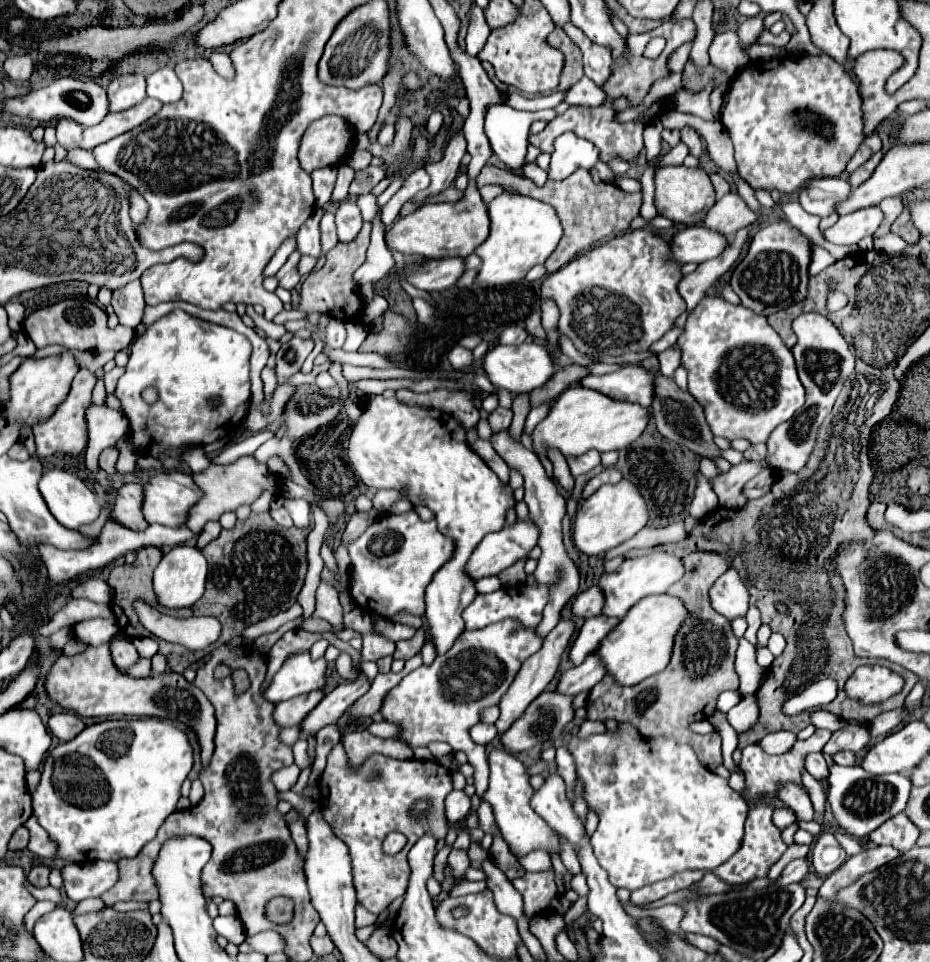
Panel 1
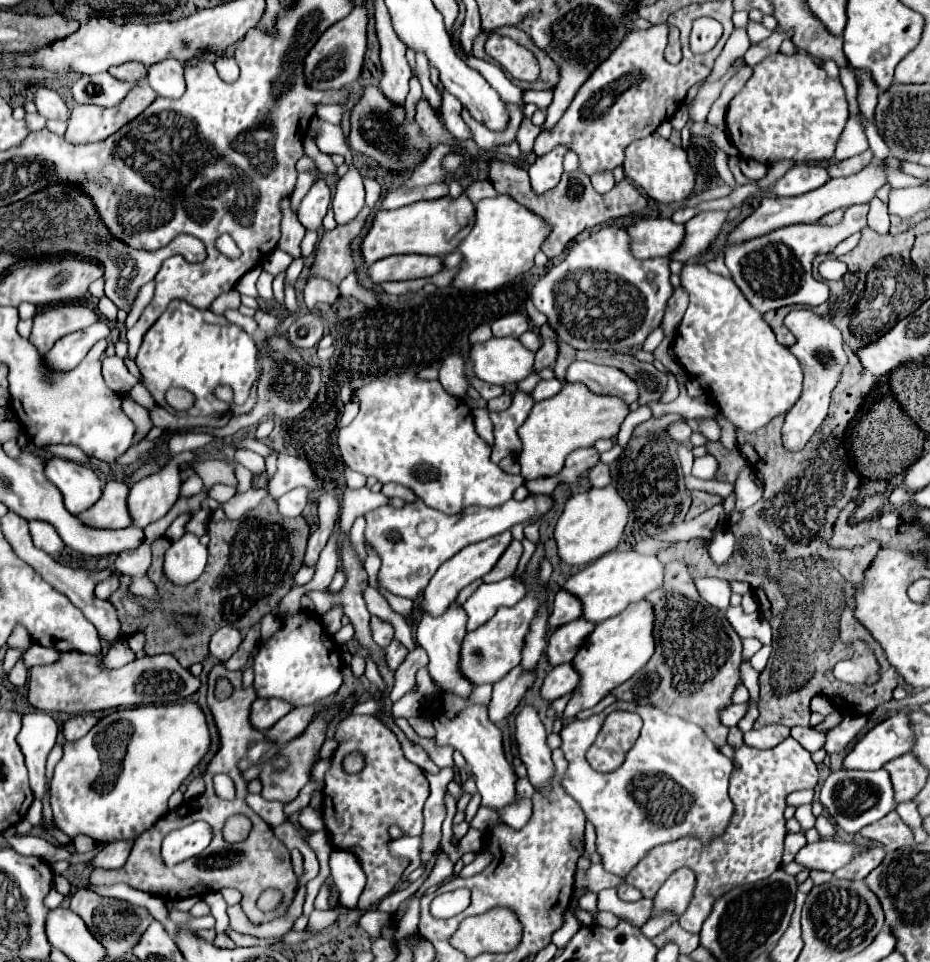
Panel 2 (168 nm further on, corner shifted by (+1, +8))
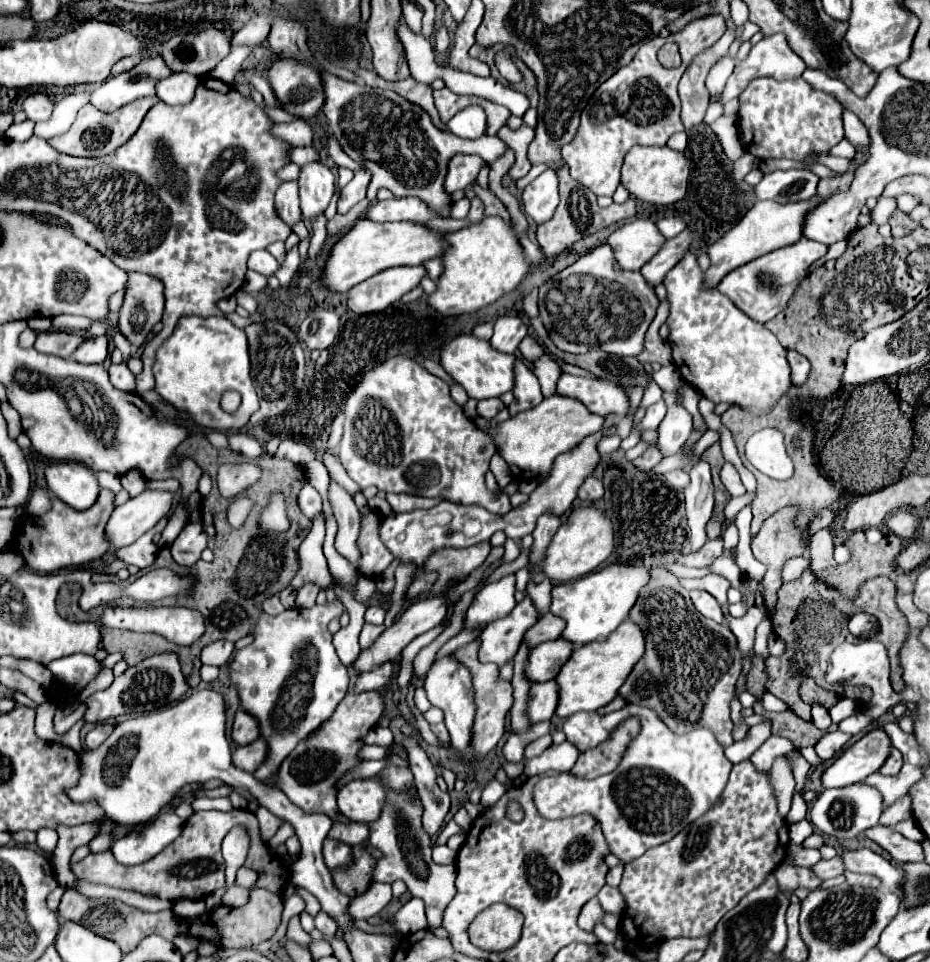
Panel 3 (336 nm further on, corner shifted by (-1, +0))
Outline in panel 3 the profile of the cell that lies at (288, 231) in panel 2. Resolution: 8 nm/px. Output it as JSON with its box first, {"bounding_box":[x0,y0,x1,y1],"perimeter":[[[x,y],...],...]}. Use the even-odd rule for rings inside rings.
{"bounding_box":[275,181,301,227],"perimeter":[[[297,181],[283,183],[277,189],[277,195],[275,195],[275,211],[283,219],[283,223],[287,223],[289,227],[293,227],[293,225],[297,225],[301,221]]]}

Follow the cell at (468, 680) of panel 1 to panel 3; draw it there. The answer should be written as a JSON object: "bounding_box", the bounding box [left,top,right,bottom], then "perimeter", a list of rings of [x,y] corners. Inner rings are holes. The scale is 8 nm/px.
{"bounding_box":[479,597,537,667],"perimeter":[[[525,597],[511,615],[489,623],[479,635],[479,661],[481,663],[495,663],[503,667],[513,659],[519,649],[519,643],[529,627],[537,623],[535,607],[529,597]]]}

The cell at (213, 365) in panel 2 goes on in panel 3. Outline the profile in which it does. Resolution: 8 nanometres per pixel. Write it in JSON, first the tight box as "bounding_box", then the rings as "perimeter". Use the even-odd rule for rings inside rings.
{"bounding_box":[153,317,259,433],"perimeter":[[[181,317],[173,333],[157,349],[153,365],[155,391],[167,403],[185,411],[199,427],[233,433],[243,429],[259,409],[259,399],[249,371],[251,361],[245,331],[235,327],[227,317]],[[225,391],[237,391],[241,395],[241,405],[235,413],[225,413],[219,405]]]}

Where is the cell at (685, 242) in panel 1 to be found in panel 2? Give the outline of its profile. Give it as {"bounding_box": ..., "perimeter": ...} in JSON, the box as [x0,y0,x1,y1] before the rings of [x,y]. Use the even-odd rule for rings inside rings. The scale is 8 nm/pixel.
{"bounding_box":[625,219,683,259],"perimeter":[[[639,219],[625,229],[629,233],[629,249],[637,259],[653,259],[671,255],[683,241],[683,225],[671,219]]]}

